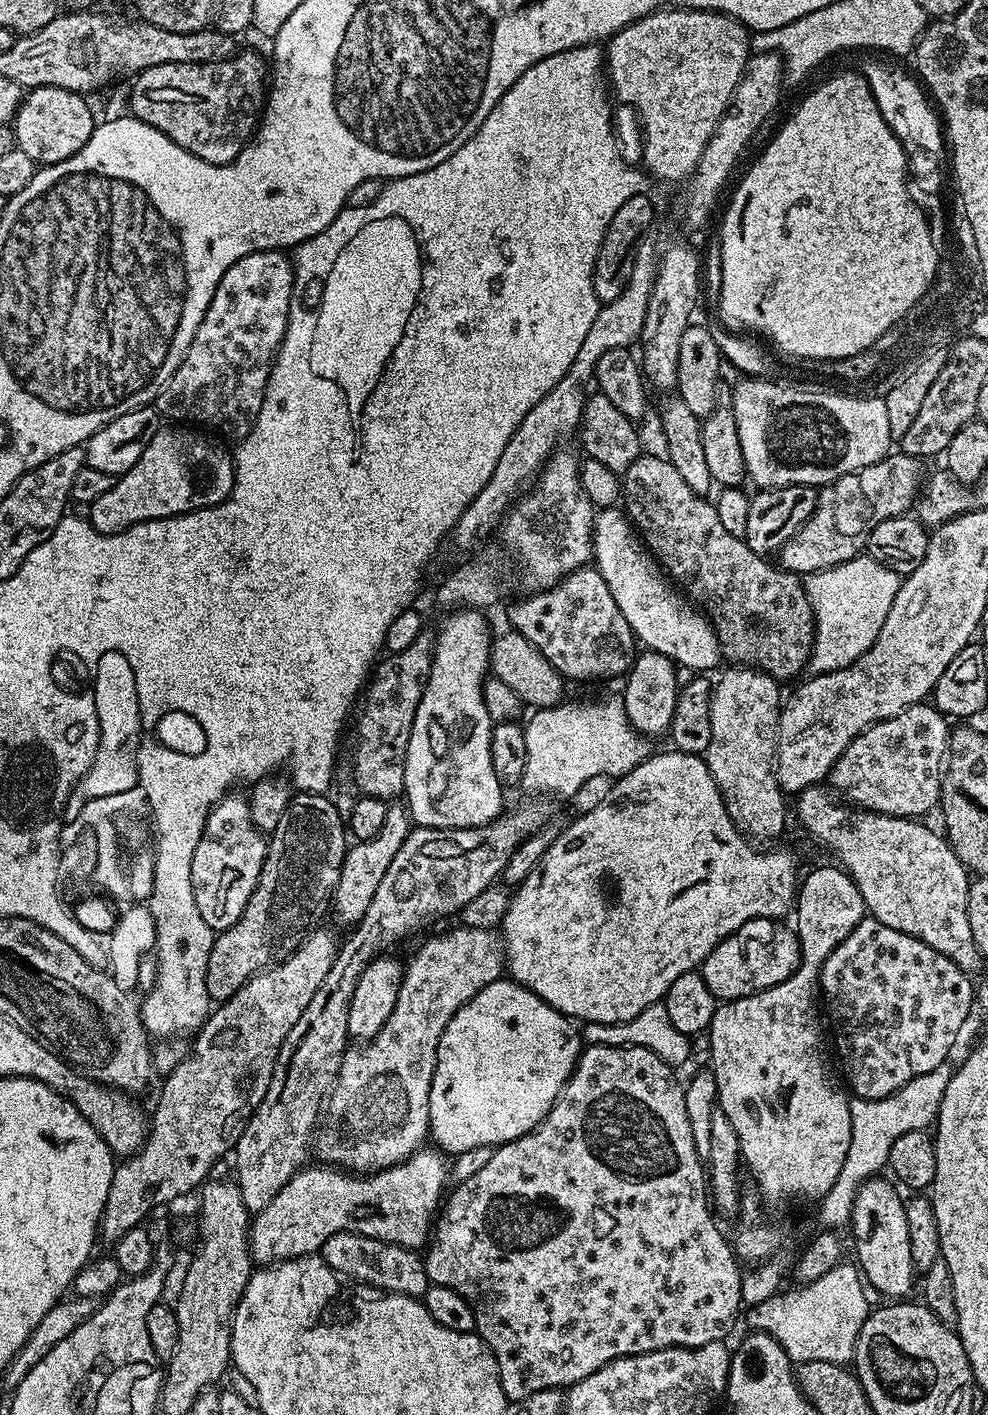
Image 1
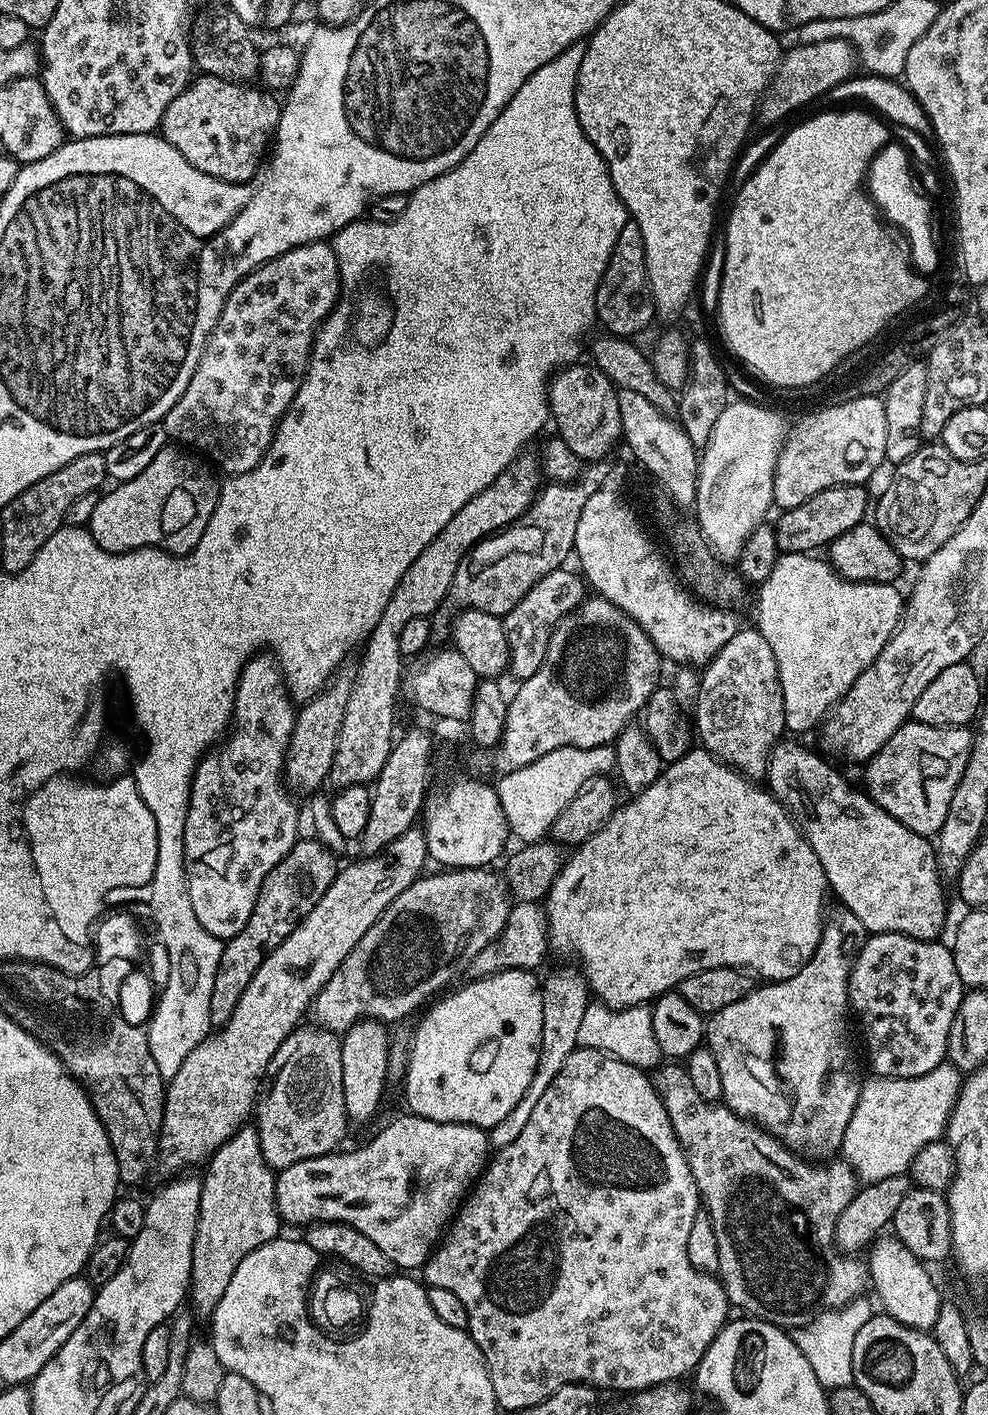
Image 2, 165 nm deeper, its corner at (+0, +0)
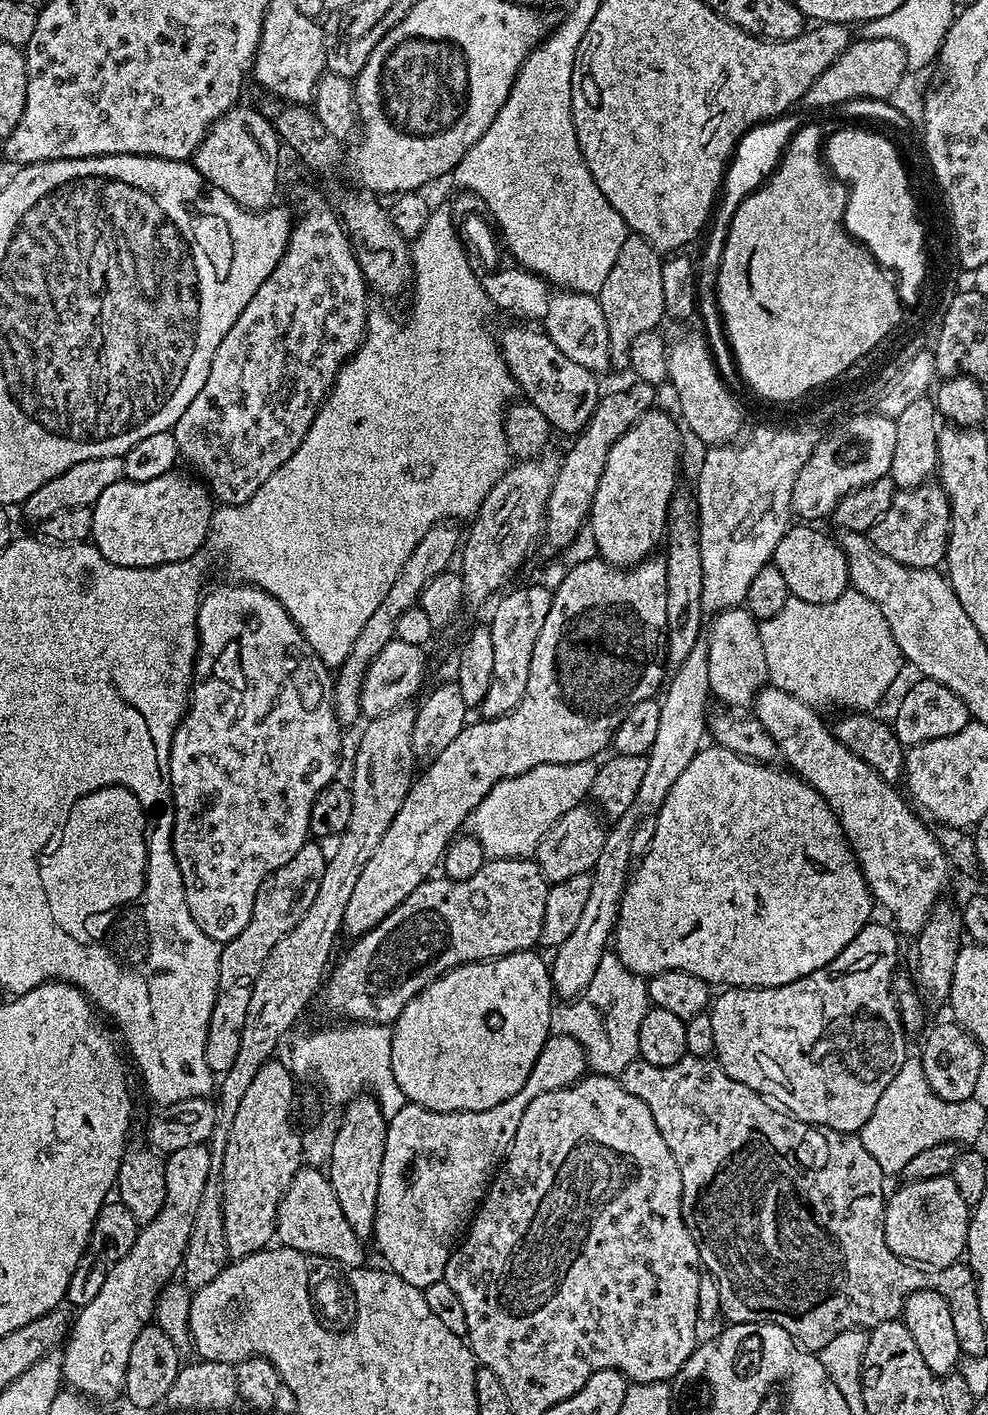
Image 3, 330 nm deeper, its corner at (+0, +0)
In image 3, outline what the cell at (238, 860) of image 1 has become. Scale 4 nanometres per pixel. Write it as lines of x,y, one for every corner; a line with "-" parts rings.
247,582
231,583
216,584
213,588
211,585
203,593
196,615
200,649
196,651
196,667
192,669
190,703
179,726
176,727
170,746
170,782
174,810
172,849
178,862
178,870
182,870
186,906
190,906
190,918
198,922
198,930
221,942
233,940
238,934
242,934
242,930
246,930
246,922
250,922
250,914
254,910
258,886
262,886
262,882
271,872
286,866
286,862
290,862
290,858
294,858
294,854
298,854
298,850
302,850
309,843
310,806
314,806
314,798
318,798
320,791
337,779
342,731
340,717
337,716
336,706
332,702
333,677
323,662
316,659
312,648
306,642
304,632
292,621
290,614
286,614
282,602

